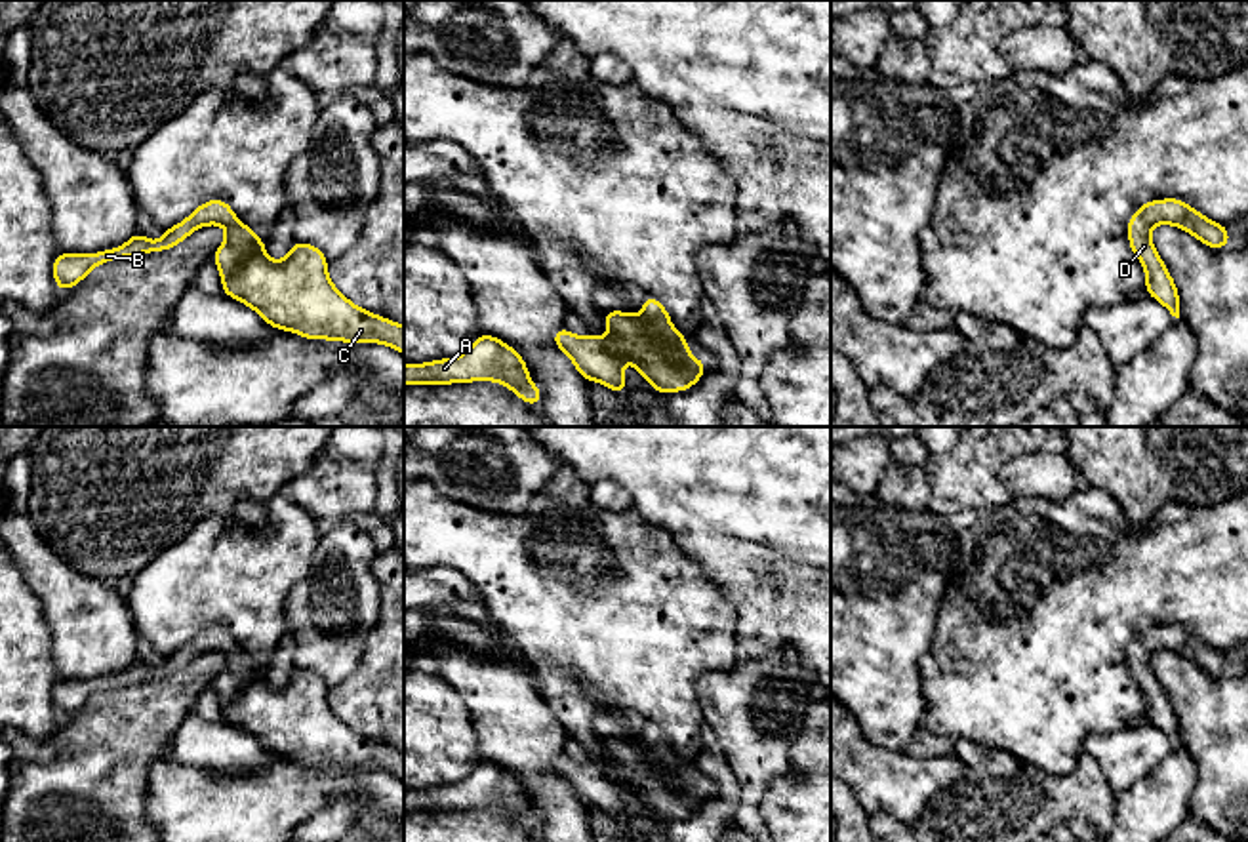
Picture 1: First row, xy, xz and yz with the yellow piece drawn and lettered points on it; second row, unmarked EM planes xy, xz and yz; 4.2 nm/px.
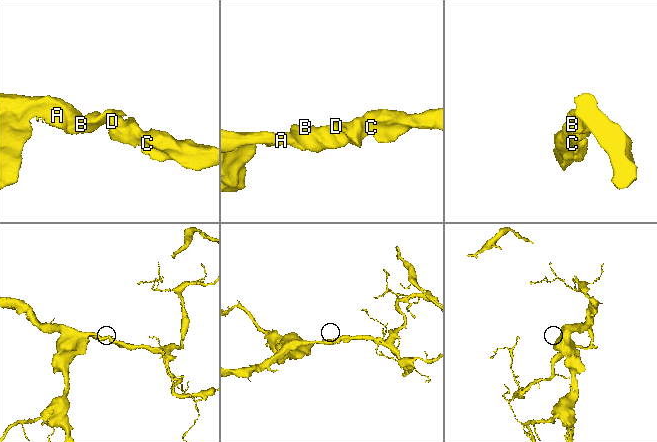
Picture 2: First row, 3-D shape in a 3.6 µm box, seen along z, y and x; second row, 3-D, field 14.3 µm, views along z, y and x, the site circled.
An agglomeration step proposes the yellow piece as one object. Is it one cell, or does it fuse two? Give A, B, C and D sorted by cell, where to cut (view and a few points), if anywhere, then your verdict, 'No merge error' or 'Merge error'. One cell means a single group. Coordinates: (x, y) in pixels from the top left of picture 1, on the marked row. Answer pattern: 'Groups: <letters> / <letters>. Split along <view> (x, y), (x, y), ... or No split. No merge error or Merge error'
Groups: A B C D. No split. No merge error

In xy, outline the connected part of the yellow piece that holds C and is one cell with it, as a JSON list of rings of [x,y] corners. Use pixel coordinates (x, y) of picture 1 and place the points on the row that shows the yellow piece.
[[[219,198],[198,206],[187,219],[166,229],[156,242],[137,231],[118,248],[97,253],[57,253],[53,282],[59,291],[70,290],[97,265],[168,251],[206,225],[223,225],[227,231],[225,242],[213,253],[221,293],[252,307],[271,328],[312,341],[381,343],[404,354],[404,326],[349,301],[332,284],[322,250],[295,240],[282,261],[271,261],[265,240],[240,223],[232,208]]]

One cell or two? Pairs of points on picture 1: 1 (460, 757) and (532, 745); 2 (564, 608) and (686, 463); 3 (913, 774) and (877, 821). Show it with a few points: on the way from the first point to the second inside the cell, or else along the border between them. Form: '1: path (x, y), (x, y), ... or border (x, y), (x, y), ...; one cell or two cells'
1: border (467, 709), (483, 759); two cells
2: border (633, 507), (662, 526), (675, 543); two cells
3: border (894, 814), (904, 821); two cells

